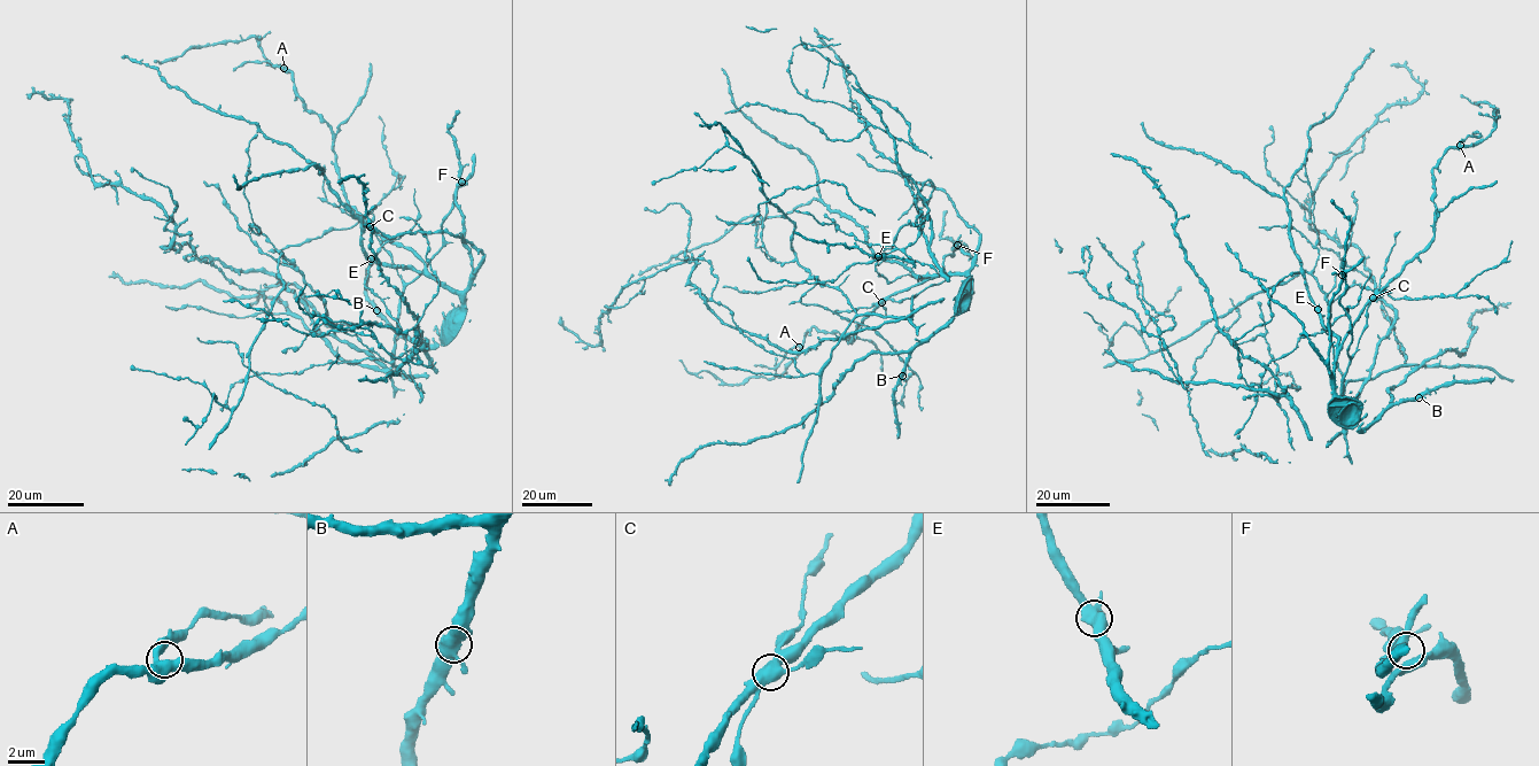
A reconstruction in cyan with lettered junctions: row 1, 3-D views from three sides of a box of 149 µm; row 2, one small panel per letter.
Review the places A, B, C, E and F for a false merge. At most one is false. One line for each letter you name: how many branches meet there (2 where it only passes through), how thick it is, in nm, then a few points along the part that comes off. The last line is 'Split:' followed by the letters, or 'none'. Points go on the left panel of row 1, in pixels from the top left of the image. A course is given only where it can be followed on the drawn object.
Split: none

